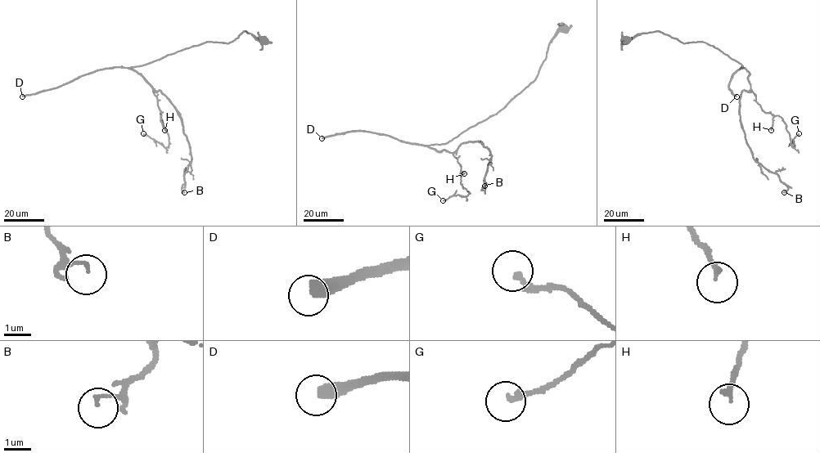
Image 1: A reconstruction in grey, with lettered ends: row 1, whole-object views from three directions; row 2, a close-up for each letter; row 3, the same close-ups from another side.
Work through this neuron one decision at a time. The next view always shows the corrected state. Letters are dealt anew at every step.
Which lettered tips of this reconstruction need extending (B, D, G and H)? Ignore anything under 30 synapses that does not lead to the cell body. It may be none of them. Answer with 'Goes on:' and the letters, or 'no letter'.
Goes on: D

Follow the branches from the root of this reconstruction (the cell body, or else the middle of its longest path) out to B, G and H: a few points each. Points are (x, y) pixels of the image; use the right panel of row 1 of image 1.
B: (625, 39), (659, 31), (740, 63), (750, 85), (740, 100), (745, 141), (784, 192)
G: (625, 39), (659, 31), (682, 43), (711, 45), (749, 73), (756, 101), (781, 118), (794, 147), (799, 133)
H: (625, 39), (659, 31), (682, 43), (703, 42), (717, 48), (749, 73), (756, 101), (773, 116), (771, 130)

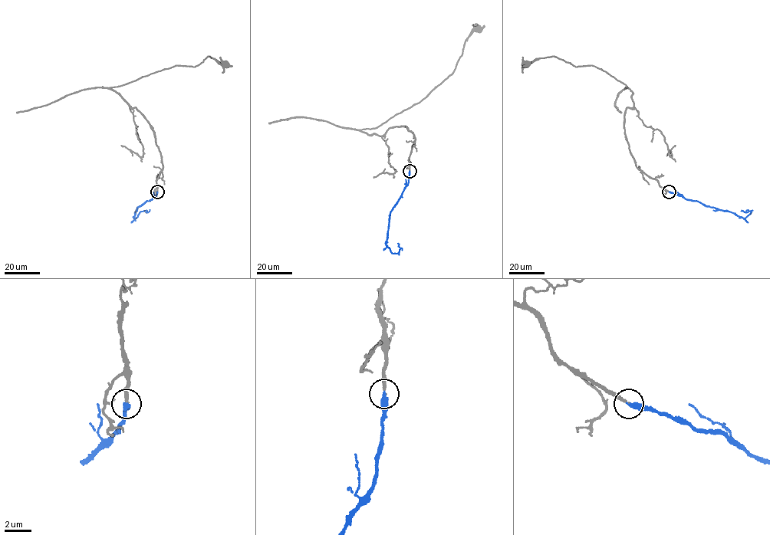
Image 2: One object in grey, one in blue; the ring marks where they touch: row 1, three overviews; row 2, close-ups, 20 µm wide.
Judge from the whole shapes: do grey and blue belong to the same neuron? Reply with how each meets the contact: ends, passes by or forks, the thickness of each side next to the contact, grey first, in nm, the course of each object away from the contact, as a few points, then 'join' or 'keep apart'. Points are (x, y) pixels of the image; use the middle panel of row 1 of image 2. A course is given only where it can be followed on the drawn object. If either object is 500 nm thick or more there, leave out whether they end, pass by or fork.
grey ends there; blue ends there; 180 nm thick on the grey side, 400 nm on the other; grey runs (409, 171), (415, 139), (406, 127), (382, 136), (361, 130), (423, 100), (453, 71), (477, 27); blue runs (409, 171), (408, 184), (389, 214), (386, 244), (392, 253), (397, 254), (400, 250), (398, 243); join

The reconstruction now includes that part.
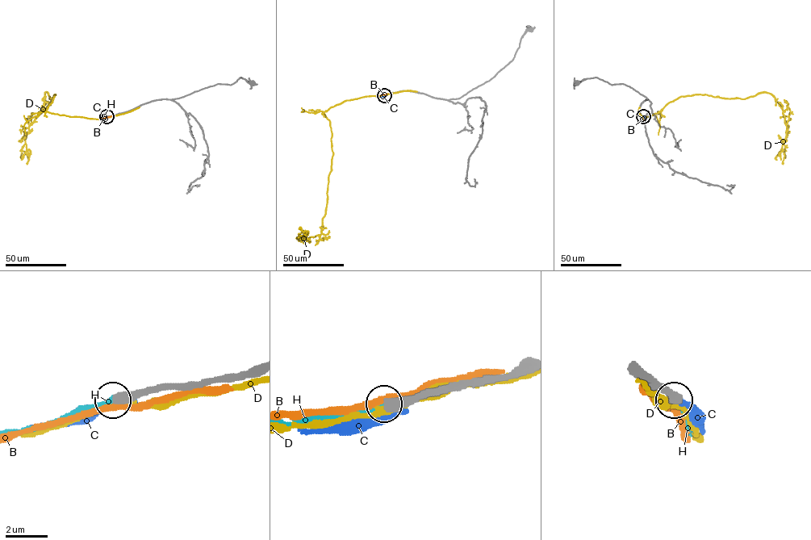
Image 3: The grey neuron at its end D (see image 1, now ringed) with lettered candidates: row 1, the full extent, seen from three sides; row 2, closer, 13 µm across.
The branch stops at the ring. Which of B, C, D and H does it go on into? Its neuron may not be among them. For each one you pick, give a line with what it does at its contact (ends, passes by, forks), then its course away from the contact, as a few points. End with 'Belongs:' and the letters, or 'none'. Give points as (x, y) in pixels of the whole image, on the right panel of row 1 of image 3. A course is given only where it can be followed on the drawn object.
H: it ends
Belongs: H

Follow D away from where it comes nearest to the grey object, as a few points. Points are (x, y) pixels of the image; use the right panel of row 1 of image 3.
D: (643, 117), (657, 113), (681, 96), (746, 98), (771, 93), (783, 110), (787, 127), (783, 164)

